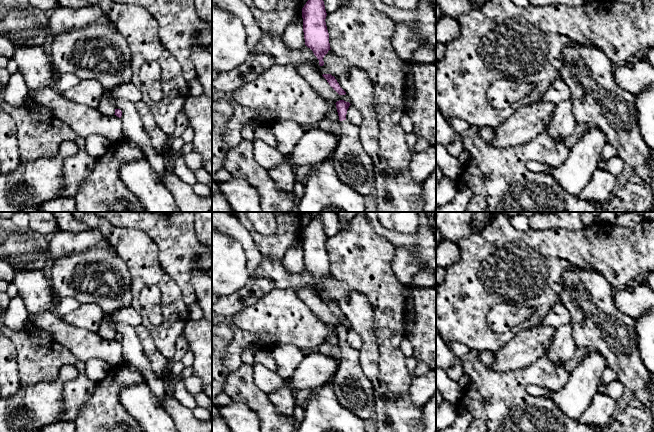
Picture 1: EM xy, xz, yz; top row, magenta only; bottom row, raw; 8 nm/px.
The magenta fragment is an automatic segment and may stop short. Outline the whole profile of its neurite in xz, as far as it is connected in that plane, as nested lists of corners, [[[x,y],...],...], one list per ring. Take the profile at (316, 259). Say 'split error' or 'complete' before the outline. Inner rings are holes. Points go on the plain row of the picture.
complete | [[[312,212],[316,215],[302,232],[303,256],[305,269],[310,272],[323,290],[324,280],[330,272],[329,257],[326,250],[326,234],[324,225],[319,217],[320,212]]]

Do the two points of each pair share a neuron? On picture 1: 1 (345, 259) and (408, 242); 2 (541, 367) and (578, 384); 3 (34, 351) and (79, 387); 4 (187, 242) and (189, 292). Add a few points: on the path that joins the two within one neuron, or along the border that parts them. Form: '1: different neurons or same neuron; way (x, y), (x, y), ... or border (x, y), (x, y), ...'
1: different neurons; border (375, 231), (395, 246)
2: different neurons; border (570, 373), (567, 381), (557, 391), (551, 393)
3: same neuron; way (50, 356), (68, 358), (81, 368), (81, 371)
4: same neuron; way (185, 254), (185, 280)

